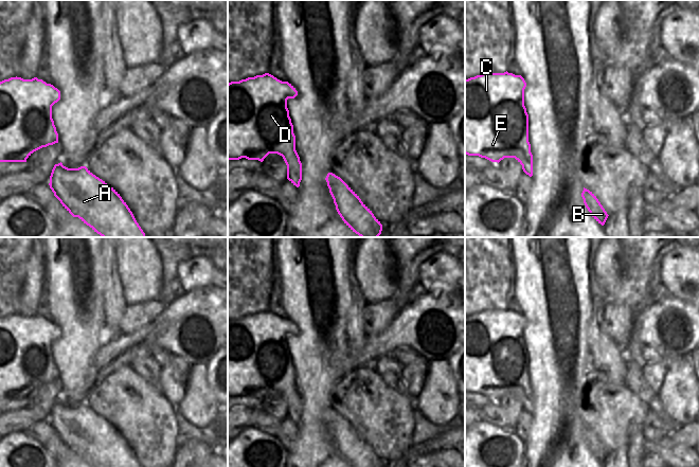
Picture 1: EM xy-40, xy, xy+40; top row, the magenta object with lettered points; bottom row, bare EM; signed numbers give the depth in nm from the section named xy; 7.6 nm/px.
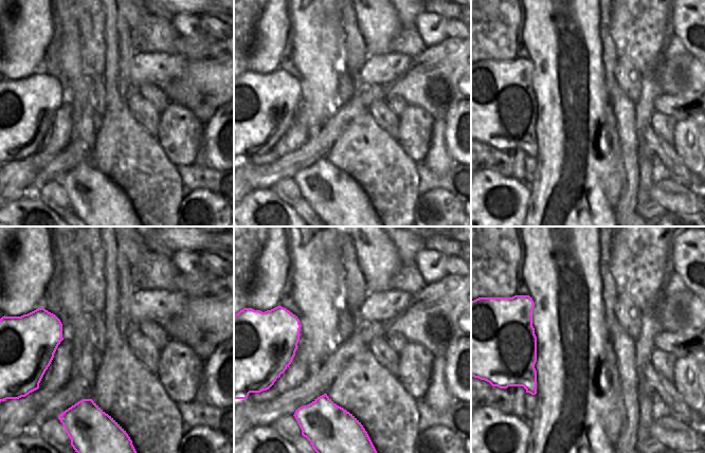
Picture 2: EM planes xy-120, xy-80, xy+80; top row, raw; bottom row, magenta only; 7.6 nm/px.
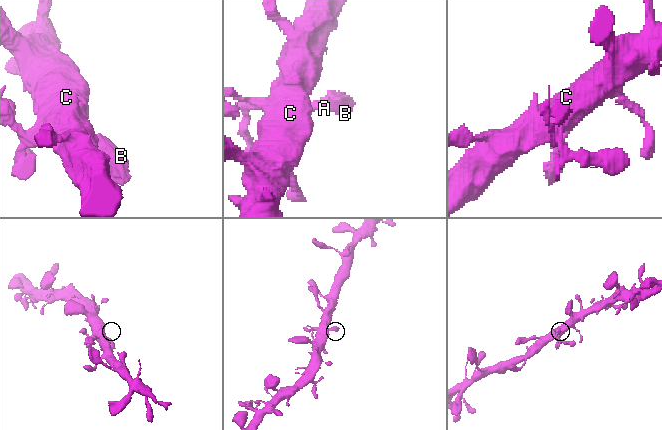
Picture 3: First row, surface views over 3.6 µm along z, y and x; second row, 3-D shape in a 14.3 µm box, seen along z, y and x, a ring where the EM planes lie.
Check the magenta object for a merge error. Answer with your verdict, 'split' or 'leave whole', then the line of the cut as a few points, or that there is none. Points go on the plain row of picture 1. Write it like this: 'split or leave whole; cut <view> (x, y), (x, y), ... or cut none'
leave whole; cut none

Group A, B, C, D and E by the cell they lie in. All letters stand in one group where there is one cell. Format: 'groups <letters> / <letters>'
groups A B C D E

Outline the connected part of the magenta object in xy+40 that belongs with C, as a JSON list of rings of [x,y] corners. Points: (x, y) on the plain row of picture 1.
[[[483,310],[465,317],[465,391],[491,399],[515,395],[523,409],[533,413],[533,392],[528,379],[528,352],[524,343],[526,320],[521,312]]]

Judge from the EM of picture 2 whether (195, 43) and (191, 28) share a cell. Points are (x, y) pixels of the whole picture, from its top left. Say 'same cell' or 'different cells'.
different cells

